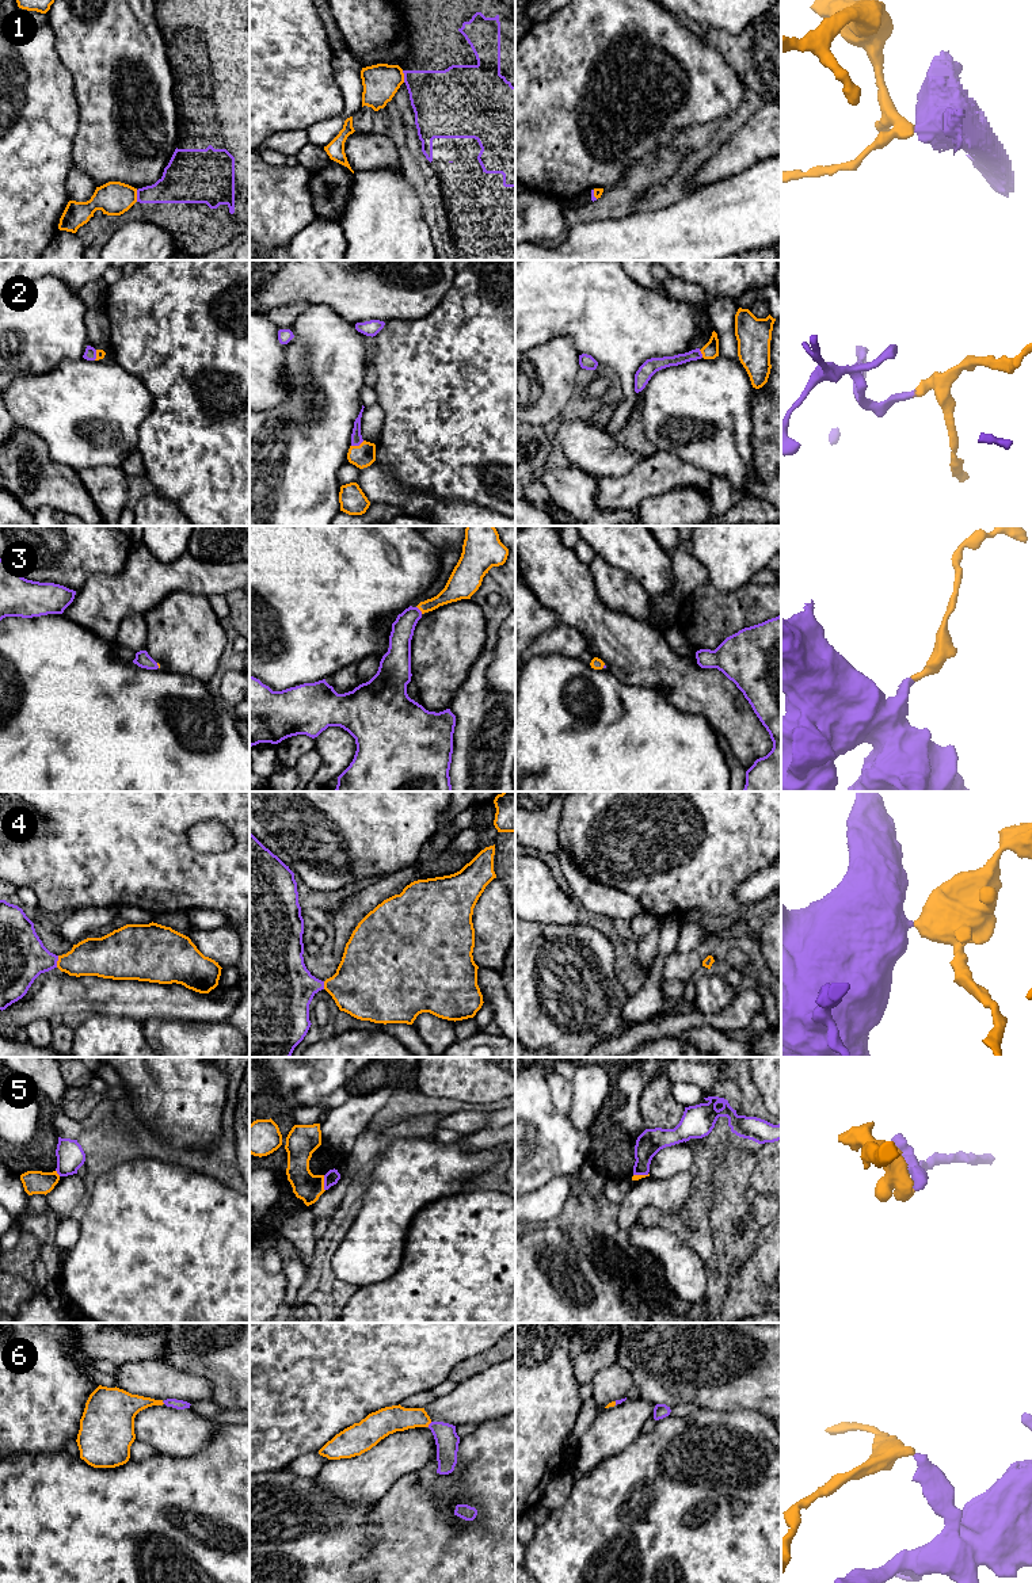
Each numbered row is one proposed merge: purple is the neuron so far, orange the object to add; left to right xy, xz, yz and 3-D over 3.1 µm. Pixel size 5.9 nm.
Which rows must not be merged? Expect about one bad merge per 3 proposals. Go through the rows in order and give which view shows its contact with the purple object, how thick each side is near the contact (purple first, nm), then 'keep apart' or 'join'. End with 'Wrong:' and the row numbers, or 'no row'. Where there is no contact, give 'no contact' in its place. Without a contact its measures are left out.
1: meets purple in xy; 220 nm thick on the purple side, 200 nm on the other; keep apart
2: meets purple in xz; 70 nm thick on the purple side, 140 nm on the other; join
3: meets purple in xz; 130 nm thick on the purple side, 130 nm on the other; join
4: meets purple in xy; 280 nm thick on the purple side, 220 nm on the other; join
5: meets purple in xz; 90 nm thick on the purple side, 160 nm on the other; keep apart
6: meets purple in xz; 140 nm thick on the purple side, 160 nm on the other; join
Wrong: 1, 5

